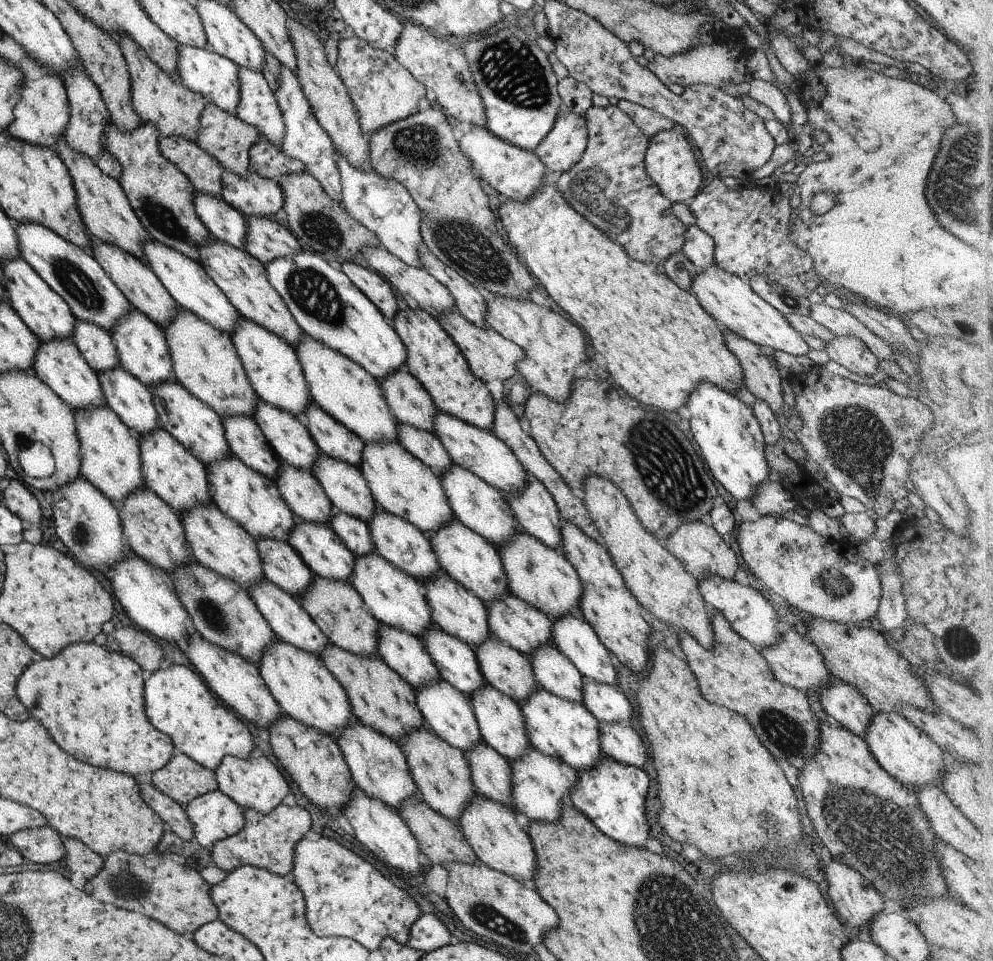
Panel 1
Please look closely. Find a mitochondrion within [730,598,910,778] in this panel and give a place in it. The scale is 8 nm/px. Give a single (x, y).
(788, 737)

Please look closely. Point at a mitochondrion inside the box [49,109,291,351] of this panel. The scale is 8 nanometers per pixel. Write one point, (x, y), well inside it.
(156, 214)

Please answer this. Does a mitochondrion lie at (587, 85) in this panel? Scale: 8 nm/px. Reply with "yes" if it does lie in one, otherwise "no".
no

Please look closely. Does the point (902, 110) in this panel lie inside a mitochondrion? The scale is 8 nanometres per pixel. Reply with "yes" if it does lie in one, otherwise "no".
no

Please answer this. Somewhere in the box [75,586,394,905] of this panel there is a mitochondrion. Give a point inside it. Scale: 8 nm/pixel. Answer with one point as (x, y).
(125, 883)

